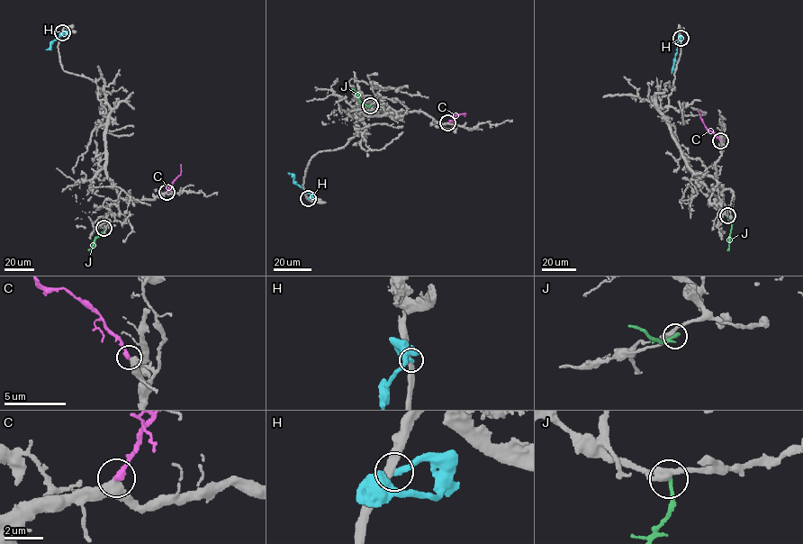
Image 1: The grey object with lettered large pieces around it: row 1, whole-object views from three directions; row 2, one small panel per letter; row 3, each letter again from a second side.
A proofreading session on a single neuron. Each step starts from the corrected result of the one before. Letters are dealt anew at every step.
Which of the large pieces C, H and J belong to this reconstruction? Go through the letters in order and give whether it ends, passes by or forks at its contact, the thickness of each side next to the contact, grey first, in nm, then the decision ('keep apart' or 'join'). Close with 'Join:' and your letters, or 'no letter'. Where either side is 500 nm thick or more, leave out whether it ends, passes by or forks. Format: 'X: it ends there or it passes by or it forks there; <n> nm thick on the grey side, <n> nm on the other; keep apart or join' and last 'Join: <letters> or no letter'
C: it ends there; 400 nm thick on the grey side, 320 nm on the other; join
H: it ends there; 400 nm thick on the grey side, 320 nm on the other; keep apart
J: it ends there; 360 nm thick on the grey side, 160 nm on the other; keep apart
Join: C

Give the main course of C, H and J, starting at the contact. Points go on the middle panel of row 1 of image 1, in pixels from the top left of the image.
C: (447, 122), (455, 115), (464, 115)
H: (308, 198), (312, 194), (295, 183), (293, 176), (288, 173)
J: (370, 105), (360, 102), (351, 88)

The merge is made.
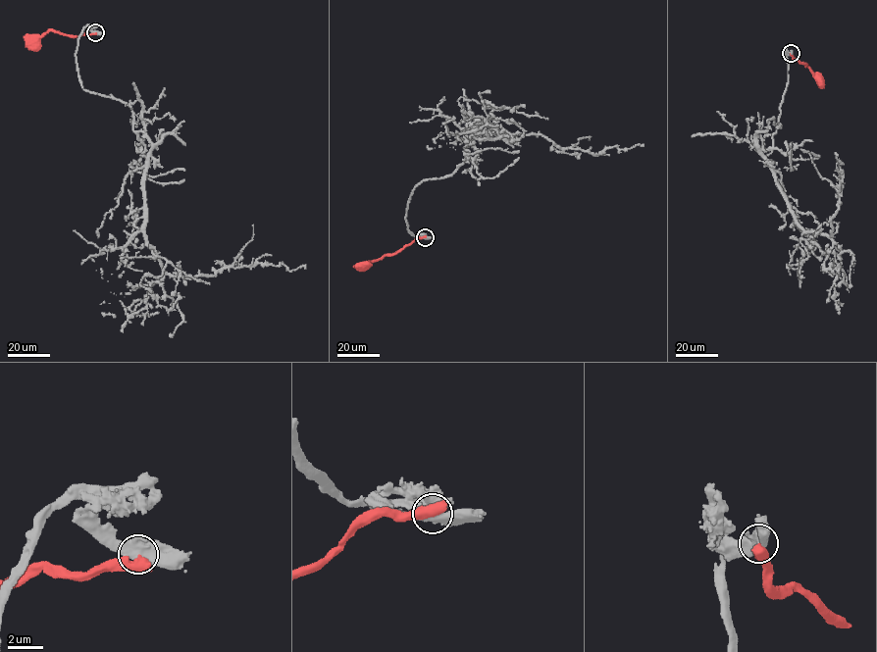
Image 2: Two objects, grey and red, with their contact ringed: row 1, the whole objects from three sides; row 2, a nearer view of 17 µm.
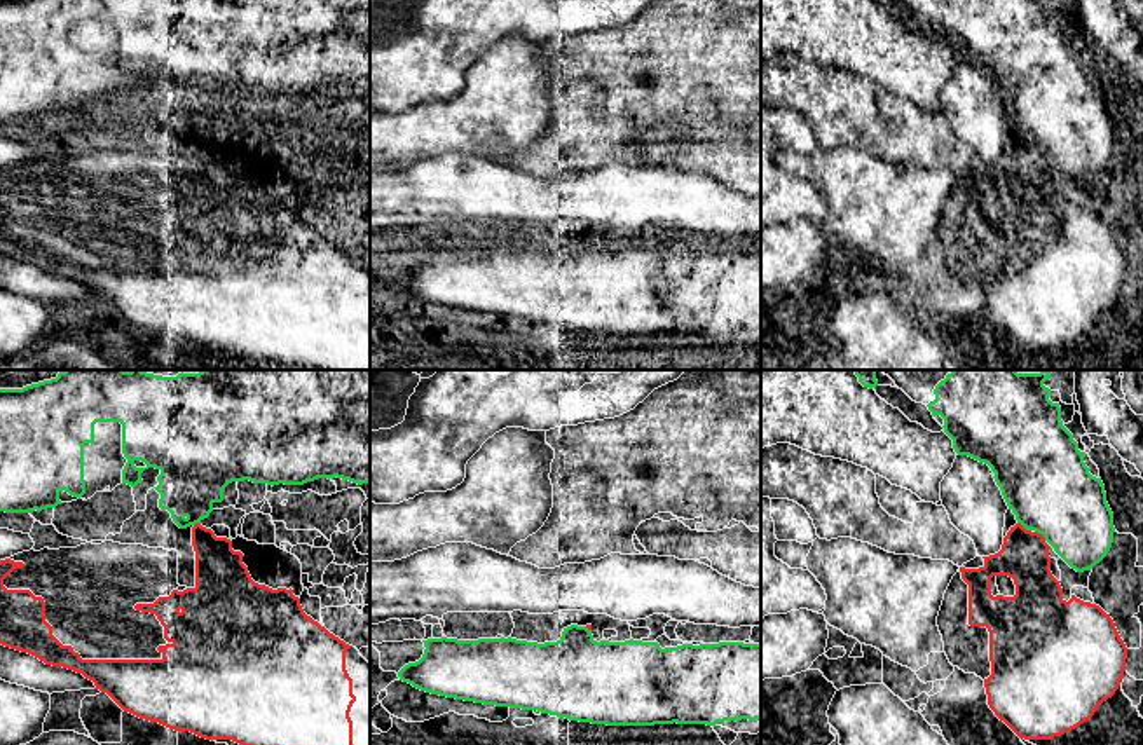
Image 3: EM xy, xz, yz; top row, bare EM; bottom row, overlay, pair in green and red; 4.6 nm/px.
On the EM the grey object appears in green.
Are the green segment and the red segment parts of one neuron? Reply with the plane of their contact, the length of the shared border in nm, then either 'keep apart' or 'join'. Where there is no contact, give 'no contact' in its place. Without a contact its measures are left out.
contact in yz; length 80 nm; keep apart

